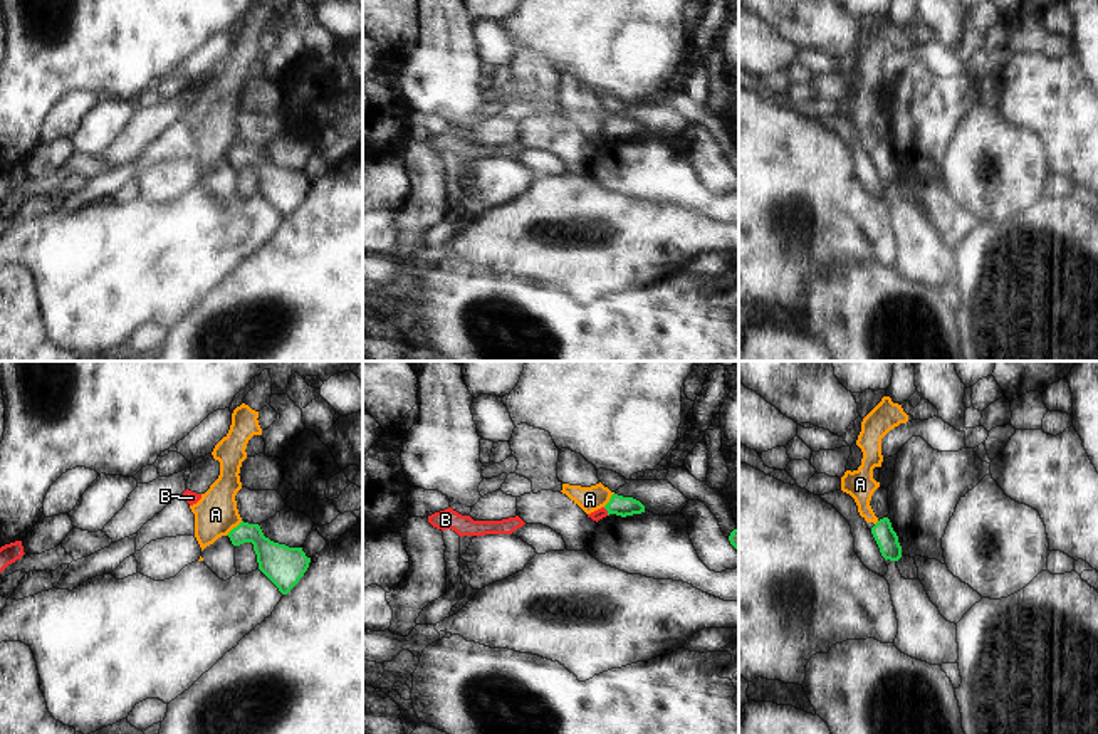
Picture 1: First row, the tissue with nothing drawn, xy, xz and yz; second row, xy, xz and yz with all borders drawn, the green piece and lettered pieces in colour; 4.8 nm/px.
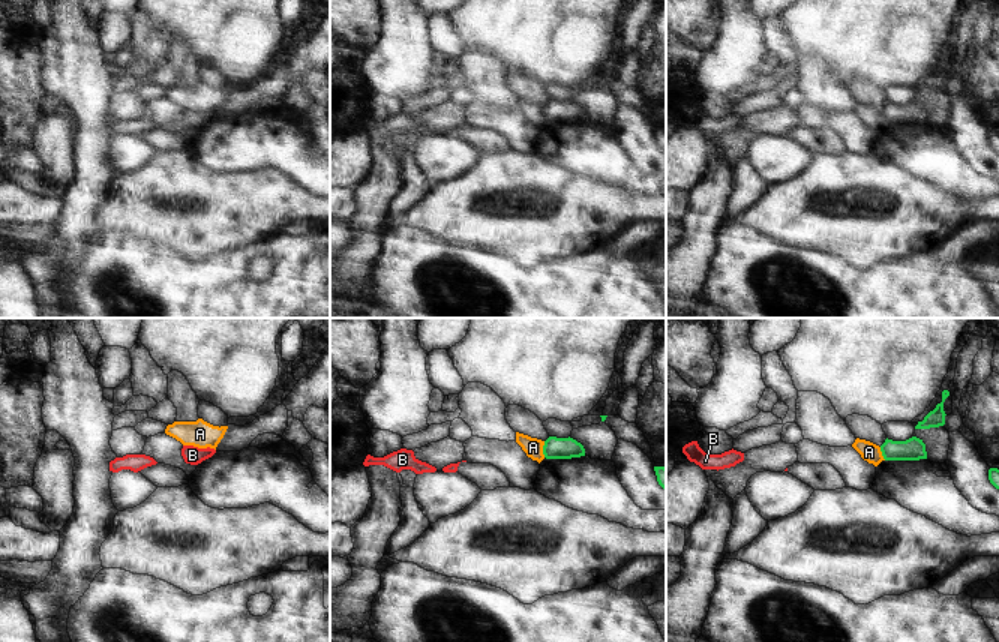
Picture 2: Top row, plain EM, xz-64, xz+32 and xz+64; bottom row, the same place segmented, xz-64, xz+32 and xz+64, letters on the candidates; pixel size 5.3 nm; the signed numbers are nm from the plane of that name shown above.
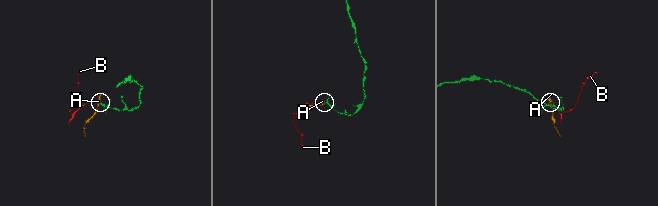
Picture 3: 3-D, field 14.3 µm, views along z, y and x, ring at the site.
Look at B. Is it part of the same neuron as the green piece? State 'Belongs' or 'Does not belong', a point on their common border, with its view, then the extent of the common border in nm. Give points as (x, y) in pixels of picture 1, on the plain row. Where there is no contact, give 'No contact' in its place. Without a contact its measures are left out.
Does not belong. Touches green at xz (606, 133). Shared border 50 nm.

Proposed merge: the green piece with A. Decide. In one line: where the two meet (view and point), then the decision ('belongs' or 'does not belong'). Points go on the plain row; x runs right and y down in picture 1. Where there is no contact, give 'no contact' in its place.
meets green in xy at (234, 152); does not belong

